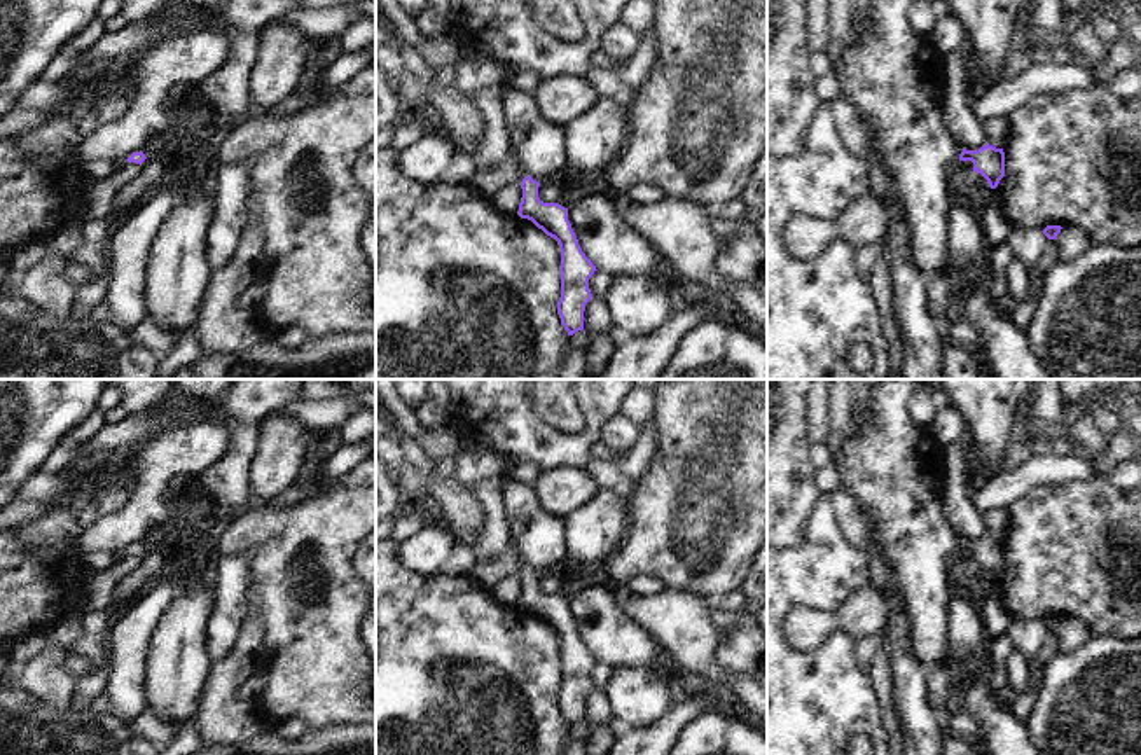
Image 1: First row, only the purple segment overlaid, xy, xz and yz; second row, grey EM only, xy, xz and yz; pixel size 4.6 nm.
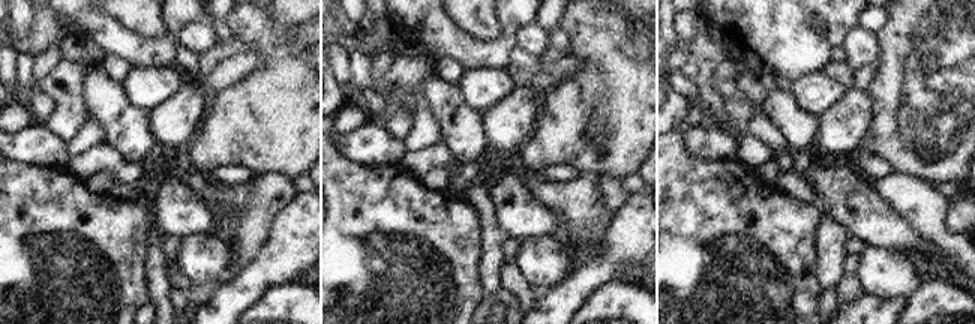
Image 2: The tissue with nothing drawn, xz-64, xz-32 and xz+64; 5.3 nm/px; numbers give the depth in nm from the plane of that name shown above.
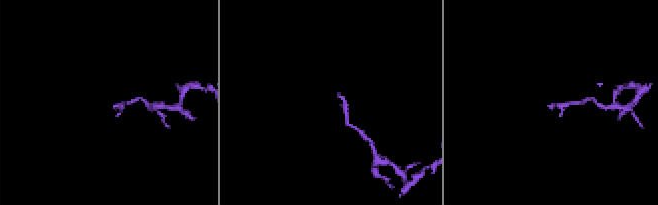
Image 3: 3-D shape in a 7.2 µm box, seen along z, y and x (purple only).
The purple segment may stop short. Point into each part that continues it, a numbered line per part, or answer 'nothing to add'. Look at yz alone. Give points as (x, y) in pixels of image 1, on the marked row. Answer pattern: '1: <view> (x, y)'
nothing to add

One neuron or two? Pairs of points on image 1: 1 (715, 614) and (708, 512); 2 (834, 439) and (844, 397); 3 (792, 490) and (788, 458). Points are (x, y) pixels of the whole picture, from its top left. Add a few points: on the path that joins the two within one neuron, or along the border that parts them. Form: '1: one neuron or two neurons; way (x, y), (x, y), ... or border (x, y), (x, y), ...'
1: two neurons; border (703, 596), (715, 596), (719, 600)
2: one neuron; way (839, 429), (839, 408)
3: one neuron; way (788, 483), (788, 465)

